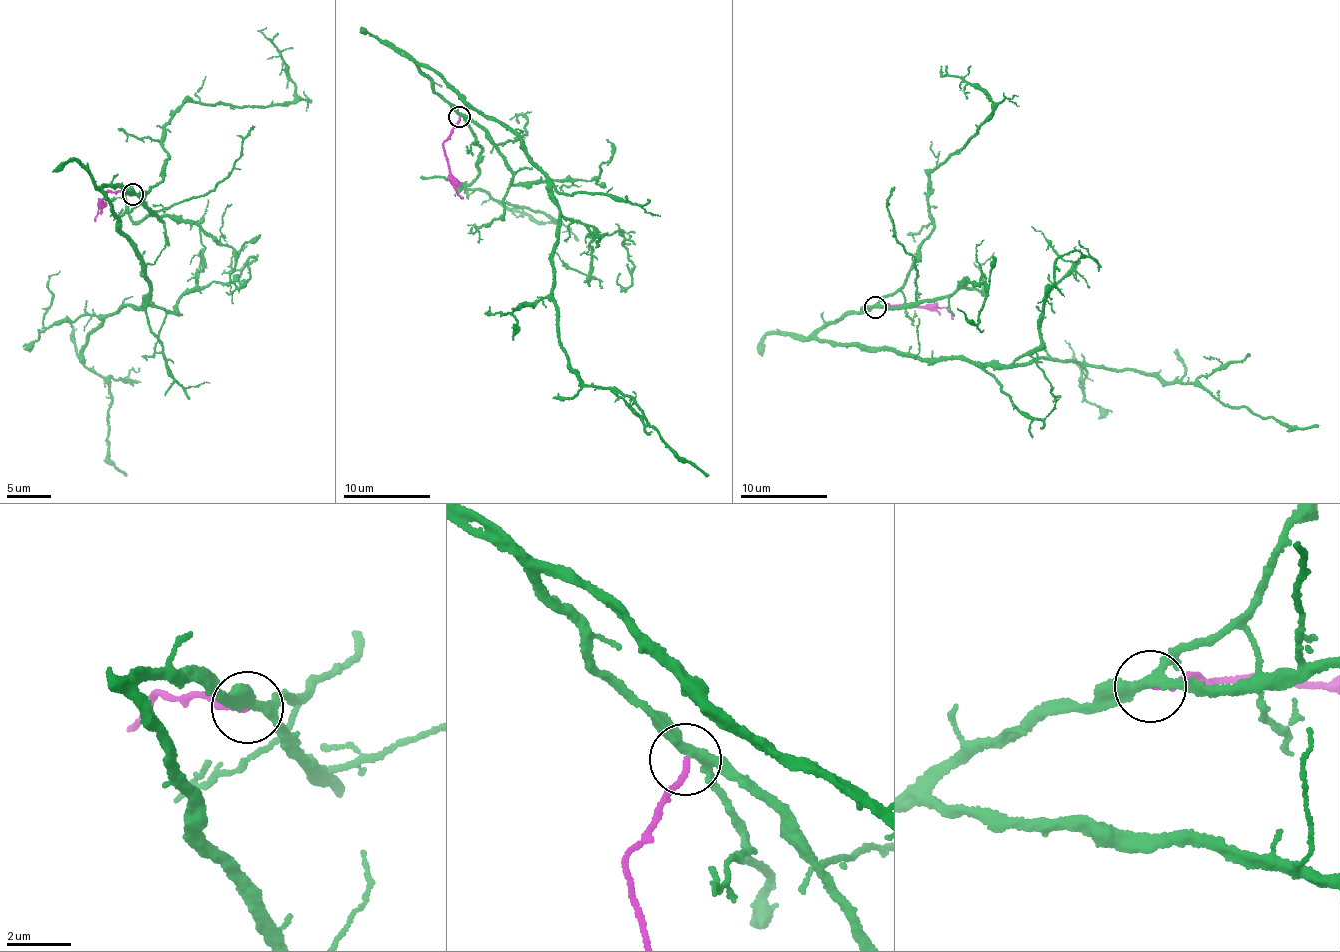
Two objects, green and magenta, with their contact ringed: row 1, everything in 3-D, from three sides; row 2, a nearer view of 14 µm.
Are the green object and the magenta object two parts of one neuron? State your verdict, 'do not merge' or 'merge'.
do not merge

